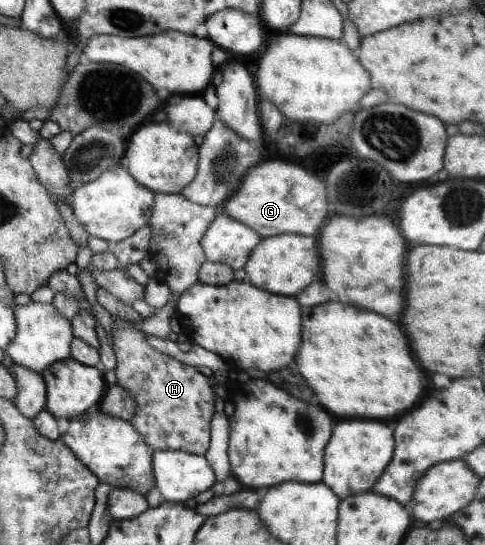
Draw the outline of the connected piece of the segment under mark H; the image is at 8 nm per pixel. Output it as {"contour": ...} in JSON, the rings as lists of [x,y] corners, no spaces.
{"contour":[[[113,316],[112,320],[115,385],[126,390],[136,402],[133,418],[129,420],[131,426],[143,437],[151,453],[157,450],[181,450],[204,456],[210,443],[210,418],[214,413],[215,396],[228,401],[230,382],[218,387],[212,378],[203,376],[195,367],[151,350],[145,340],[146,335],[135,330],[131,326],[133,322],[117,316]]]}

